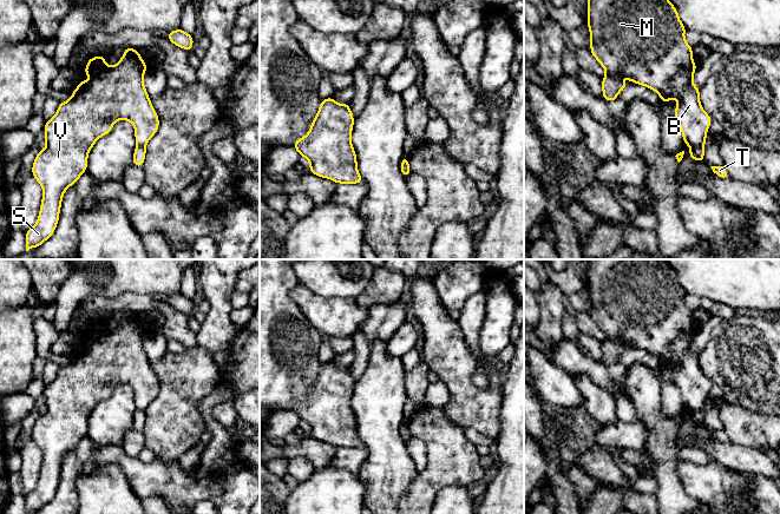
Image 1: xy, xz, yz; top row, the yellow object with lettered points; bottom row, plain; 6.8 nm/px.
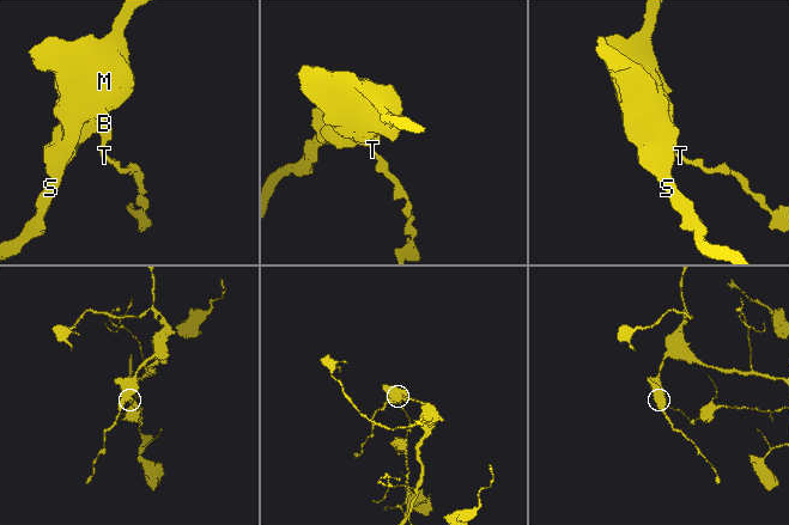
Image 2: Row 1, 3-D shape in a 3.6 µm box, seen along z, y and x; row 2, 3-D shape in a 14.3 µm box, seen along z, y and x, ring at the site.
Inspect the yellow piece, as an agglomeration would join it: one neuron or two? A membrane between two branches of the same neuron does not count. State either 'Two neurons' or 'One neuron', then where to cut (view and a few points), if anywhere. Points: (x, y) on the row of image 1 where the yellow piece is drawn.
Two neurons. Split along yz (703, 143), (692, 146)

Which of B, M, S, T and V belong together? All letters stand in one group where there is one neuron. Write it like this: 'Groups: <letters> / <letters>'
Groups: B M S V / T

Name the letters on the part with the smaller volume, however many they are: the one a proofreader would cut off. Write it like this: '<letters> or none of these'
T

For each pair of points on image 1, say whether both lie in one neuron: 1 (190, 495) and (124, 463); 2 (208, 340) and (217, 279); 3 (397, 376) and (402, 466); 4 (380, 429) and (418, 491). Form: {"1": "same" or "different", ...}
{"1": "same", "2": "same", "3": "same", "4": "different"}

